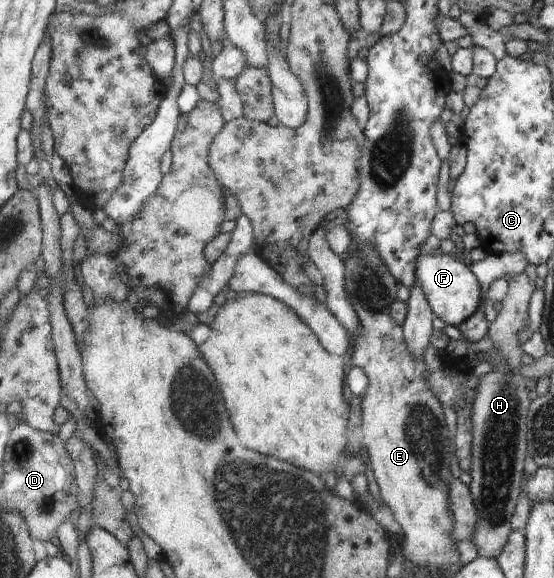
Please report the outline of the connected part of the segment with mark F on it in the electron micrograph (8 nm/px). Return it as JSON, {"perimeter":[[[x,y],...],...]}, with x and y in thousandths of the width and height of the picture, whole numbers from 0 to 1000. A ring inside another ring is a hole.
{"perimeter":[[[792,431],[780,439],[760,436],[751,448],[753,488],[765,500],[765,509],[771,512],[785,548],[803,555],[807,562],[827,566],[830,559],[852,547],[870,526],[870,500],[854,465],[834,450],[801,439]]]}

